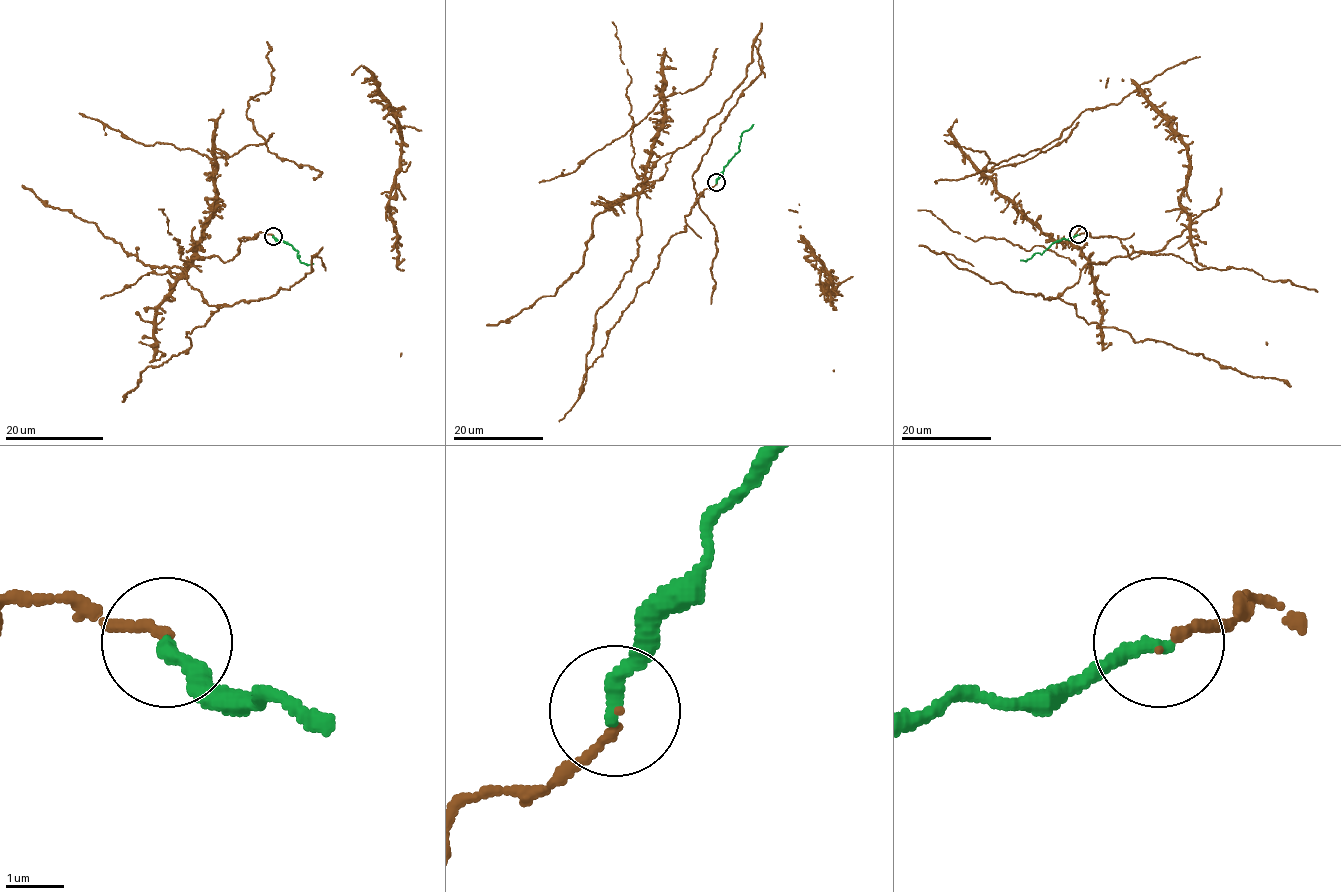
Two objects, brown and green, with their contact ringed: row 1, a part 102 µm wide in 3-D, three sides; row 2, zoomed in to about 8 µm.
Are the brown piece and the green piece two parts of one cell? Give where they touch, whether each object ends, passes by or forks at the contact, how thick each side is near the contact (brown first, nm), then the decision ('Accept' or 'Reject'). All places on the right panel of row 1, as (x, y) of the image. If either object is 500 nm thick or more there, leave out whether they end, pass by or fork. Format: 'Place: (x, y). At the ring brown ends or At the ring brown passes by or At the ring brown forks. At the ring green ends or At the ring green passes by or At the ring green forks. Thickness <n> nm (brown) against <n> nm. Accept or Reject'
Place: (1078, 234). At the ring brown ends. At the ring green ends. Thickness 130 nm (brown) against 260 nm. Accept

